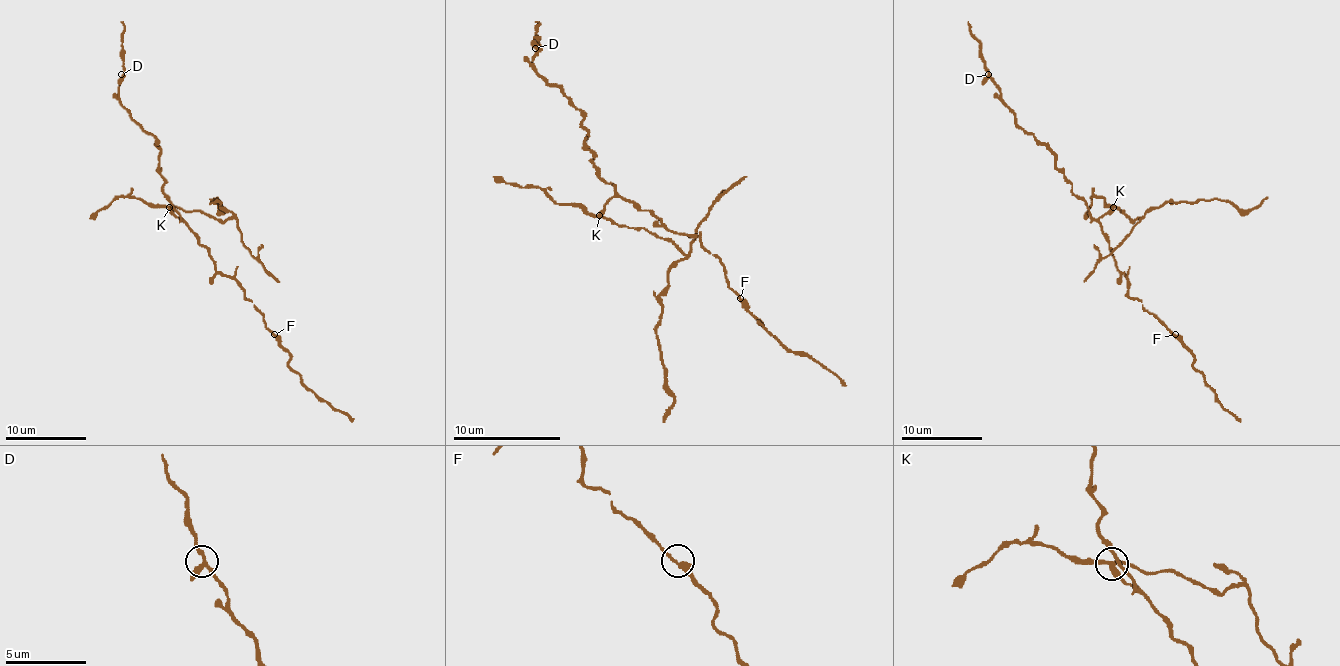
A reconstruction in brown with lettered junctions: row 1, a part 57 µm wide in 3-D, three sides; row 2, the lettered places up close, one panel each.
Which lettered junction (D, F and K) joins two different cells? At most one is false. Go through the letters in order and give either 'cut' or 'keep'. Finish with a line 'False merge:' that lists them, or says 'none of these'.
D: keep
F: keep
K: cut
False merge: K

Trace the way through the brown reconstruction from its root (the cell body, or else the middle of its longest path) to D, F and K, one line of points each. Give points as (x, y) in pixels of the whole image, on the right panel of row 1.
D: (1106, 238), (1056, 167), (1056, 157), (1016, 123), (1000, 86), (988, 74)
F: (1106, 238), (1116, 268), (1127, 276), (1129, 296), (1137, 298), (1175, 334)
K: (1106, 238), (1098, 219), (1112, 207)

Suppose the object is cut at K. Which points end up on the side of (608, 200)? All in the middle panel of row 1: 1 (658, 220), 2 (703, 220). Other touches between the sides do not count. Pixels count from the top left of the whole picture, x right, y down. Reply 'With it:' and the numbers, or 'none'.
With it: 1

